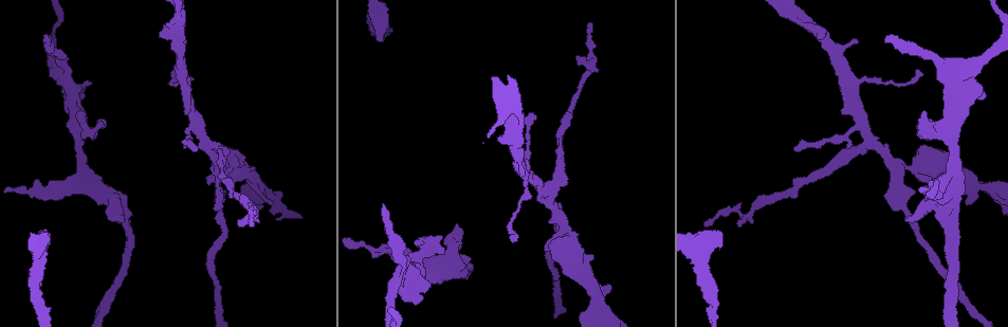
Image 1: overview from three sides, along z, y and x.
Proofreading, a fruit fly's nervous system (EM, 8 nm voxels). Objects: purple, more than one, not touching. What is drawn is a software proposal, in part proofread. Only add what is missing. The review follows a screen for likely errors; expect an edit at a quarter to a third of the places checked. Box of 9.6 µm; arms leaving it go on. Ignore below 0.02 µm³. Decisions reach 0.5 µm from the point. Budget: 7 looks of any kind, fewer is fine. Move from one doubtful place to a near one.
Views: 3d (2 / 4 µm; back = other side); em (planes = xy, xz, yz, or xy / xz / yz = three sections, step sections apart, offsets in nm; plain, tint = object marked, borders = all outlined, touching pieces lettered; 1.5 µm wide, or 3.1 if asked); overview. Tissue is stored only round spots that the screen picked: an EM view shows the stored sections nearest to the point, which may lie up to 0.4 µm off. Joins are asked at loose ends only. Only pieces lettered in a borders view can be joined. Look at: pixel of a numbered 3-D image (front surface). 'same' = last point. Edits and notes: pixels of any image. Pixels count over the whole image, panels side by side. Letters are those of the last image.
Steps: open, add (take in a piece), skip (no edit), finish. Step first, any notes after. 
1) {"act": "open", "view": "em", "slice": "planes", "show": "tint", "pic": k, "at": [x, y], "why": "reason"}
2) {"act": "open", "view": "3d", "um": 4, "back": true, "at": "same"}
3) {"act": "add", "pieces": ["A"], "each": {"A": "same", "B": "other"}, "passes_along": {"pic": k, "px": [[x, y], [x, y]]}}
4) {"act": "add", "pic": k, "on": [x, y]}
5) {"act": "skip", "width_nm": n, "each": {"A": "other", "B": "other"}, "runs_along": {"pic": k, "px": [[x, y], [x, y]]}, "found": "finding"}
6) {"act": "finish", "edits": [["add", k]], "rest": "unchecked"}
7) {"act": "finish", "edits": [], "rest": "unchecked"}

{"act": "open", "view": "3d", "um": 2, "pic": 1, "at": [66, 74], "why": "thick end"}

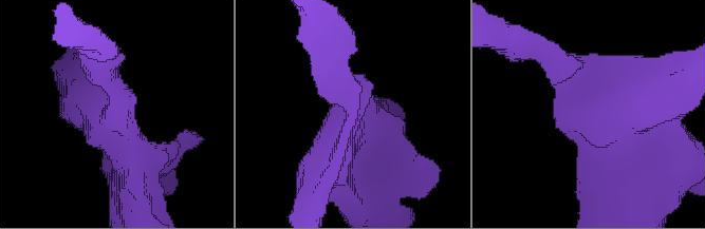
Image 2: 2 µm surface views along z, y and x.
{"act": "open", "view": "em", "slice": "xy", "step": 8, "show": "plain", "pic": 2, "at": [553, 107]}

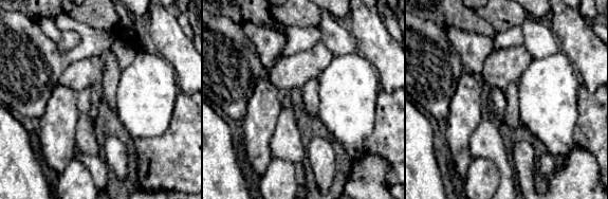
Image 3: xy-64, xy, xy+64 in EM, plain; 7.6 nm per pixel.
{"act": "open", "view": "em", "slice": "xy", "step": 8, "show": "borders", "at": "same", "why": "see the neighbours"}

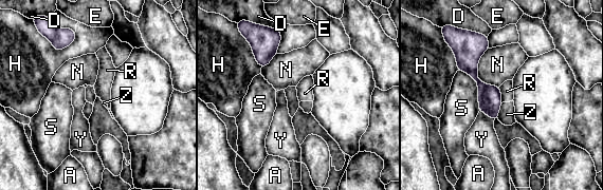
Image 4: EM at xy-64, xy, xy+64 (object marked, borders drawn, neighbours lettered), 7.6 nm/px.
{"act": "skip", "each": {"A": "other", "D": "other", "E": "other", "H": "other", "N": "other", "R": "other", "S": "other", "Y": "other", "Z": "other"}, "found": "no lettered piece goes on from it"}

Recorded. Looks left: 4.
{"act": "open", "view": "em", "slice": "yz", "step": 4, "show": "borders", "pic": 1, "at": [913, 221], "why": "an open end"}

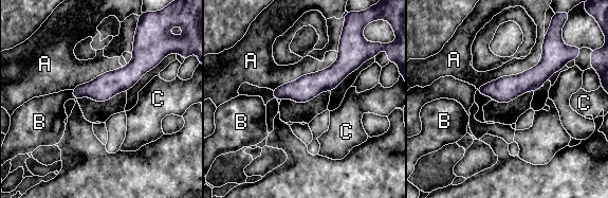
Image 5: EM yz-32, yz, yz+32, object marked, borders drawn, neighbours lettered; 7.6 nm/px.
{"act": "skip", "each": {"A": "other", "B": "other", "C": "other"}, "runs_along": {"pic": 5, "px": [[348, 53], [325, 80], [276, 95]]}, "found": "no lettered piece goes on from it"}

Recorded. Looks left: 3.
{"act": "open", "view": "em", "slice": "planes", "show": "plain", "pic": 1, "at": [38, 232], "why": "stops while still wide"}

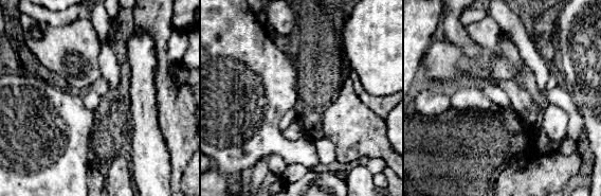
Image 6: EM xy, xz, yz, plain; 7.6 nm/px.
{"act": "open", "view": "em", "slice": "planes", "show": "borders", "at": "same", "why": "see the neighbours"}

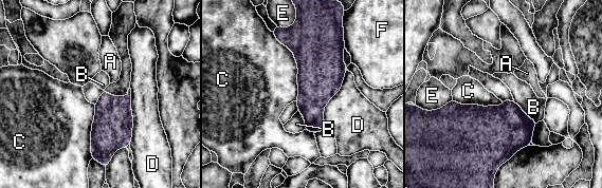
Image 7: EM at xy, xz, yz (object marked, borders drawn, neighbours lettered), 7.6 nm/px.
{"act": "skip", "each": {"A": "other", "B": "other", "C": "other", "D": "other", "E": "other", "F": "other"}, "border": {"pic": 7, "px": [[514, 100], [536, 123]]}, "found": "no lettered piece goes on from it"}

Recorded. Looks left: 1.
{"act": "finish", "edits": [], "rest": "unchecked"}

